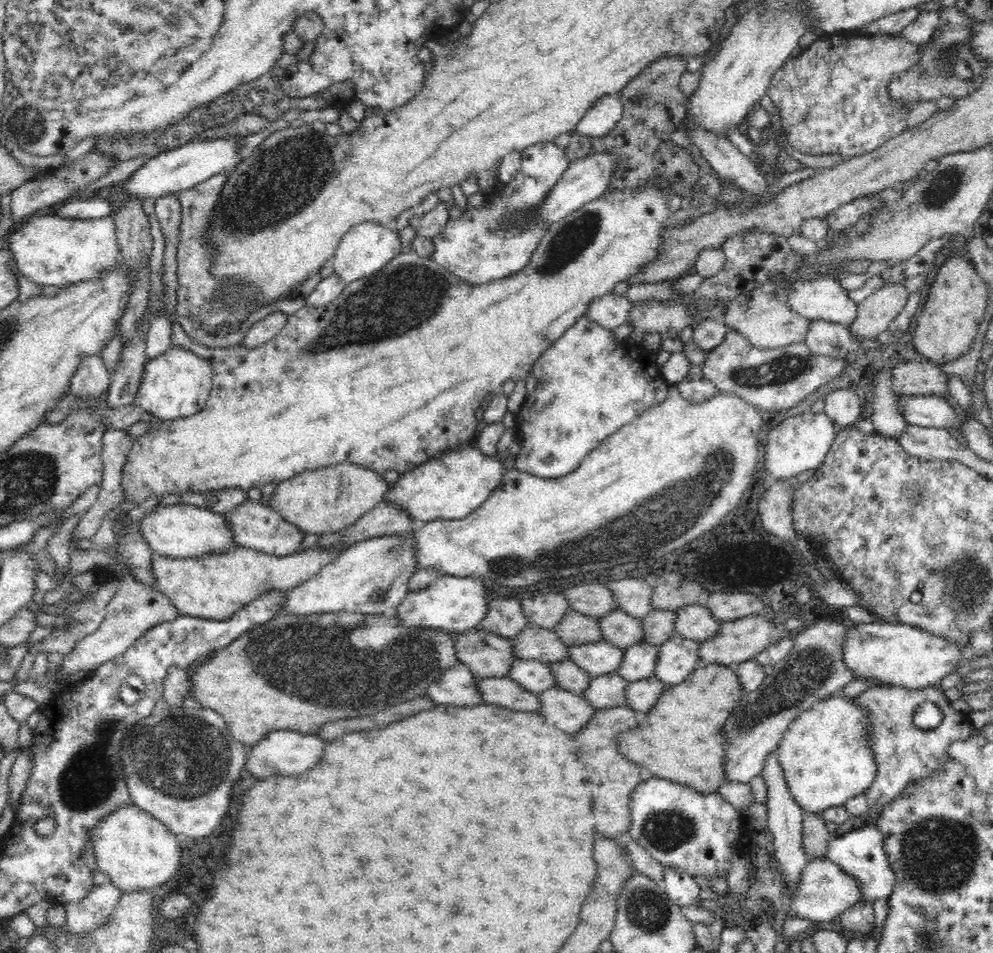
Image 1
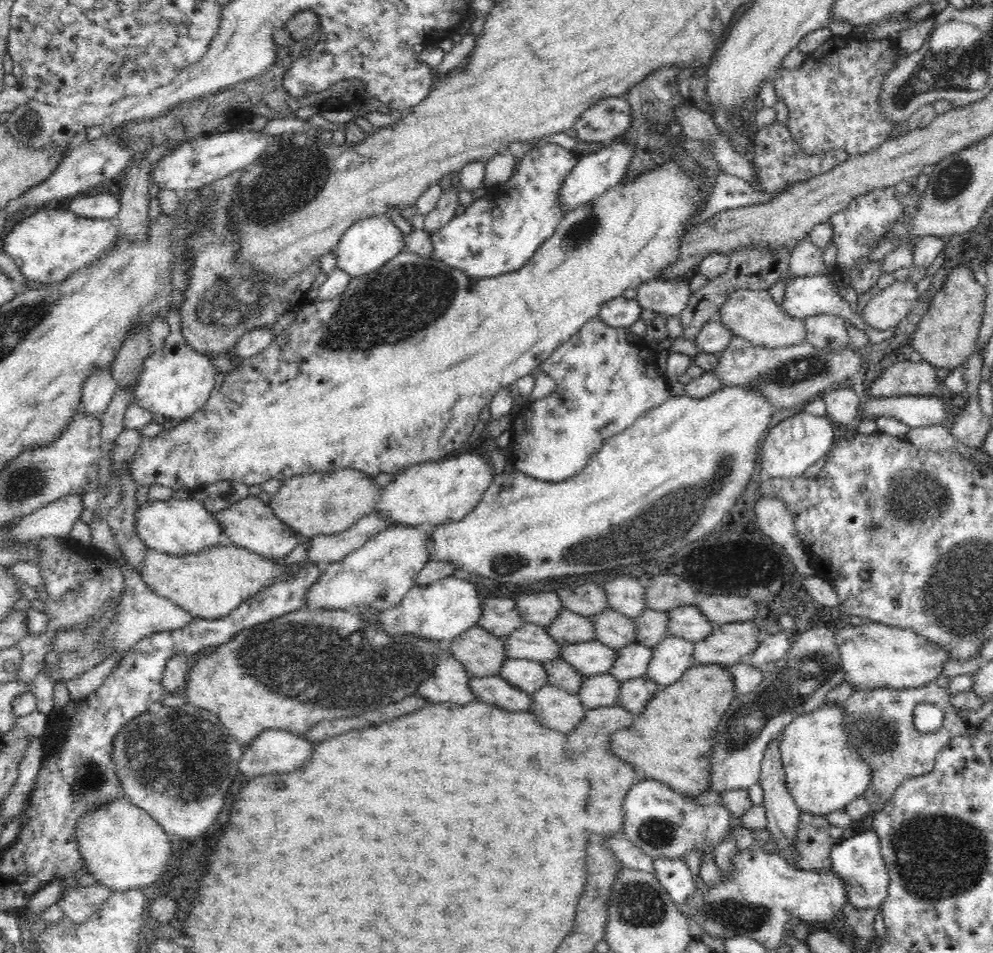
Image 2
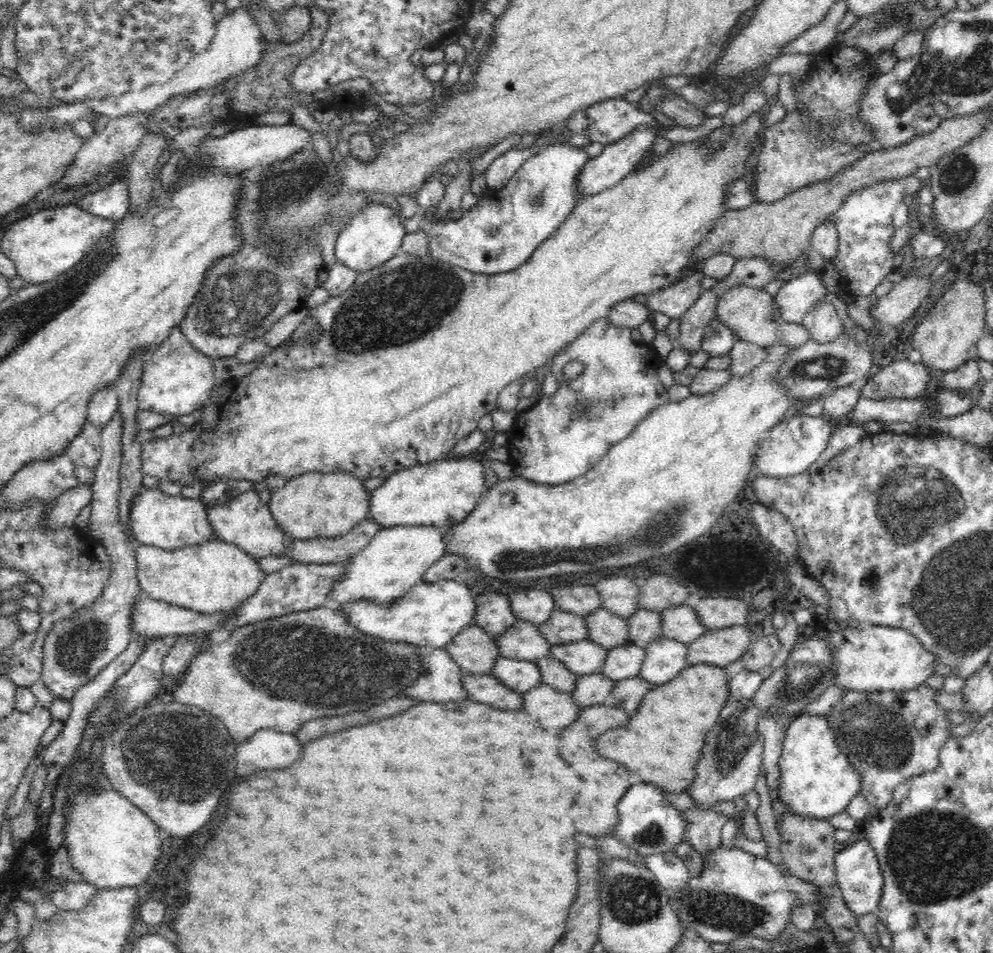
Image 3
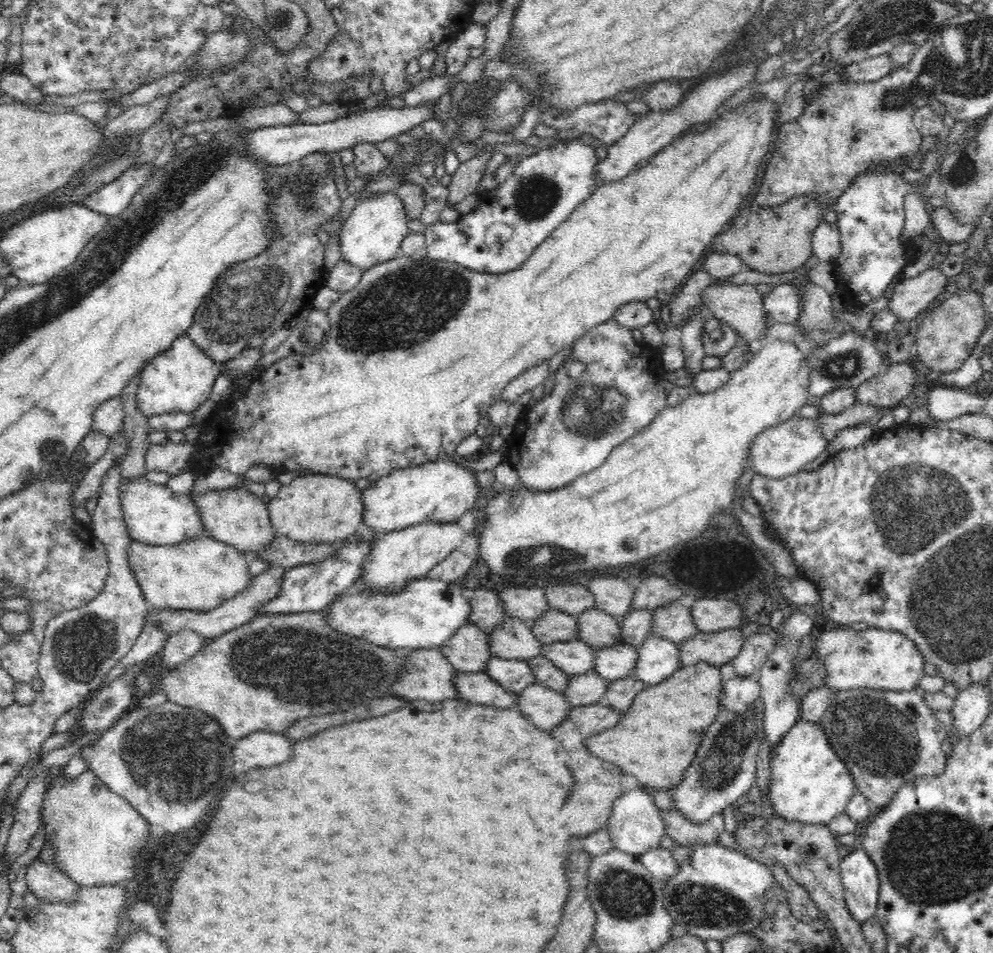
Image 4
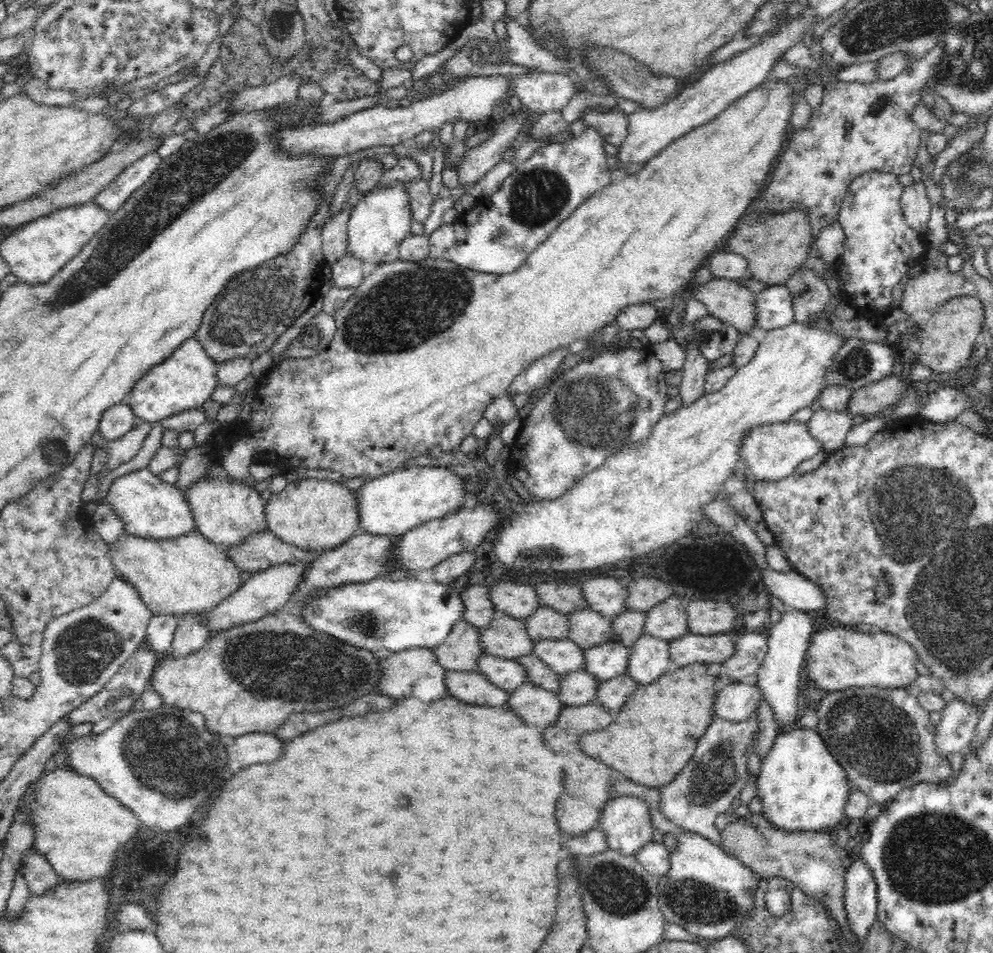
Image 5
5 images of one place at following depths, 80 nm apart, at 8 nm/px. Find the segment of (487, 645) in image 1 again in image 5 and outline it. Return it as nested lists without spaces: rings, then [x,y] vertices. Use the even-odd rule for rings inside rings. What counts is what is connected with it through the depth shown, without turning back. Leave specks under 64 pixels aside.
[[[462,618],[433,652],[447,671],[476,671],[478,661],[484,654],[480,644],[480,630]]]

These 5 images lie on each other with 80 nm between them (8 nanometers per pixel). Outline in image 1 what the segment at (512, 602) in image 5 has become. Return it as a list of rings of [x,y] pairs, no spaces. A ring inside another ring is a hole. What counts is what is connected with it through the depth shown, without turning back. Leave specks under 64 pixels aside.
[[[564,593],[542,594],[520,602],[528,622],[539,627],[553,630],[562,622],[564,614],[570,610]]]

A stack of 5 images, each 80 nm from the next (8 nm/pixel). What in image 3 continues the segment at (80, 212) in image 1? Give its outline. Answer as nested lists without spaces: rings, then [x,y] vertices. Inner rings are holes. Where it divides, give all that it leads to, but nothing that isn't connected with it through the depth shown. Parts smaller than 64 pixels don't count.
[[[118,180],[106,188],[88,193],[75,203],[84,212],[118,221],[129,212],[128,180]]]

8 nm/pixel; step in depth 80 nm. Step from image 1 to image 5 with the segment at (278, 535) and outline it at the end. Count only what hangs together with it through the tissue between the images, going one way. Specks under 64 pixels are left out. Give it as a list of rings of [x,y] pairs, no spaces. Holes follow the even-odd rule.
[[[207,474],[196,481],[185,492],[193,510],[197,532],[222,548],[238,547],[250,536],[269,531],[266,521],[265,504],[262,496],[246,482],[219,481],[213,474]]]

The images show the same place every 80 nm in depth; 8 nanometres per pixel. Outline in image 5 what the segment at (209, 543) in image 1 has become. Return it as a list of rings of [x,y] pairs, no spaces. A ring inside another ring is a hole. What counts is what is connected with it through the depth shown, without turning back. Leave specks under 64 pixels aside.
[[[148,468],[114,479],[104,500],[114,508],[130,536],[161,540],[176,539],[197,532],[193,510],[184,492],[158,479]]]

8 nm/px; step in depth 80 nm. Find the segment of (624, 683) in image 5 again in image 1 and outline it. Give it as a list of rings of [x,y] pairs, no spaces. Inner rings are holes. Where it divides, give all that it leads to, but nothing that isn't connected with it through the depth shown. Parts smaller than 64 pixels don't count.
[[[654,676],[628,683],[626,686],[626,706],[636,712],[648,714],[654,708],[654,704],[658,702],[658,698],[662,696],[666,687],[664,683],[658,680],[658,677]]]

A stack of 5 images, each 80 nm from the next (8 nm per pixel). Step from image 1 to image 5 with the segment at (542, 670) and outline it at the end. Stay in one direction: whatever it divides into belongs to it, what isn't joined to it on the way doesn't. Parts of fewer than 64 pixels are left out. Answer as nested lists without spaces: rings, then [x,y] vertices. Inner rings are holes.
[[[484,653],[478,661],[477,670],[492,684],[507,692],[528,683],[526,669],[516,659],[499,658]]]

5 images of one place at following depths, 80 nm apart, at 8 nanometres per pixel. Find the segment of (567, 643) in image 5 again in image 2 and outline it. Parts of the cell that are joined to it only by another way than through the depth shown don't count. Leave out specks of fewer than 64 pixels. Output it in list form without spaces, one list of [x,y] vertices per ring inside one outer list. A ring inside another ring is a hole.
[[[579,642],[561,646],[560,659],[570,663],[585,677],[610,673],[617,660],[617,652],[598,642]]]

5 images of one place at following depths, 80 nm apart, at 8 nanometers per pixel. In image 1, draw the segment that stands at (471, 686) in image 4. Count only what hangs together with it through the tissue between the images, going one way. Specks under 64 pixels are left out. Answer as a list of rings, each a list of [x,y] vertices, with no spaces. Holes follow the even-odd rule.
[[[509,676],[478,679],[482,702],[506,707],[513,711],[539,712],[540,697],[512,680]]]

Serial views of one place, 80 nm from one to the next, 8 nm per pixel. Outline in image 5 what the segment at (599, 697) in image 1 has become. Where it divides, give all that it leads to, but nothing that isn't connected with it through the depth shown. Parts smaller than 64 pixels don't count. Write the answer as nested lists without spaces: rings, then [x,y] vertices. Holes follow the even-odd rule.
[[[585,670],[562,675],[558,698],[565,706],[582,706],[595,702],[598,684],[600,681]]]

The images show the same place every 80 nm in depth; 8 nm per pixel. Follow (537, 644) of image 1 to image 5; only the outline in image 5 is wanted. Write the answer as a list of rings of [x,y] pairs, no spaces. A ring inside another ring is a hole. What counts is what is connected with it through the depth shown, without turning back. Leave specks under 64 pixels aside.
[[[497,611],[488,628],[480,630],[483,653],[506,659],[532,655],[535,642],[526,631],[523,619],[515,619]]]

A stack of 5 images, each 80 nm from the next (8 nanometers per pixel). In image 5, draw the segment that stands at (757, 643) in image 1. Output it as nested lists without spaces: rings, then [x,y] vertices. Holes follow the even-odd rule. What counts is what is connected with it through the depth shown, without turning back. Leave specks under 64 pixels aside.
[[[692,632],[670,641],[672,667],[693,663],[724,663],[736,653],[735,637],[731,632],[696,635]]]

